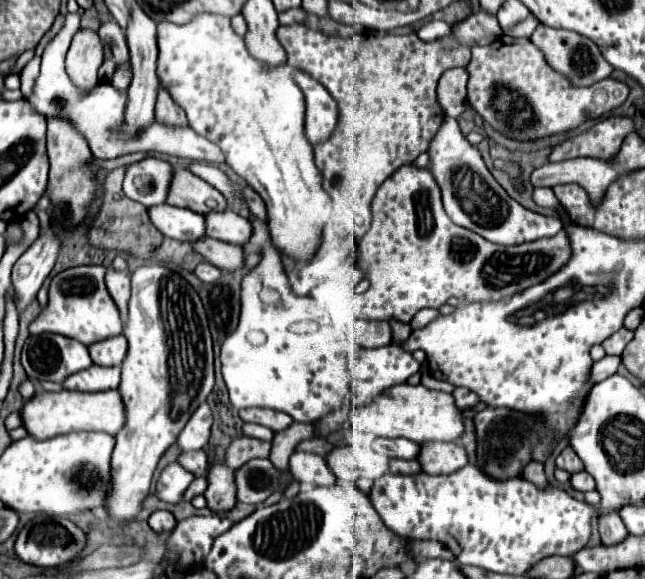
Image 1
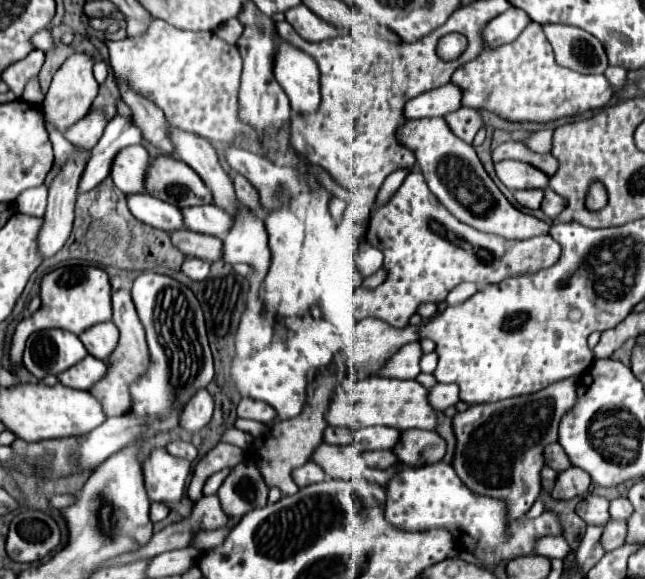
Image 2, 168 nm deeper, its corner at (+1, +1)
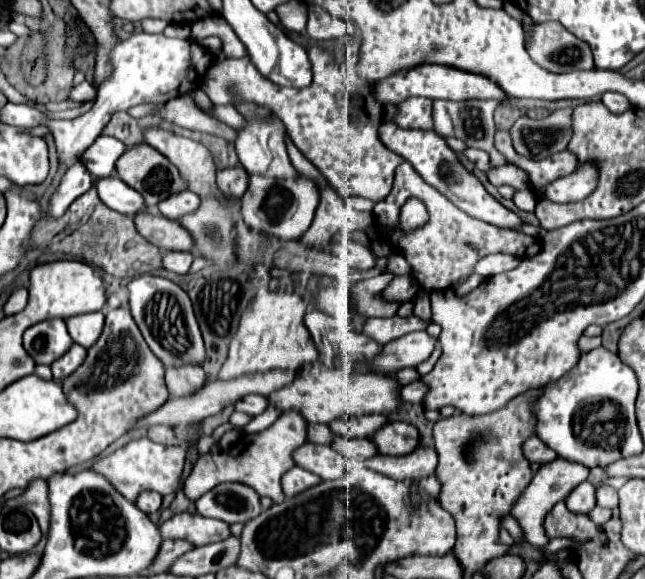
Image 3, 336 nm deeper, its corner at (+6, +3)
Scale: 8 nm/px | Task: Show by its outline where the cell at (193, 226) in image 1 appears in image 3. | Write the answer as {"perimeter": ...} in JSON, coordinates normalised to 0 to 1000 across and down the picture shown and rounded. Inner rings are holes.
{"perimeter":[[[184,306],[178,309],[150,309],[147,323],[153,330],[153,340],[163,354],[169,354],[175,364],[194,368],[194,371],[216,371],[228,368],[228,354],[219,333],[203,326],[194,313]]]}

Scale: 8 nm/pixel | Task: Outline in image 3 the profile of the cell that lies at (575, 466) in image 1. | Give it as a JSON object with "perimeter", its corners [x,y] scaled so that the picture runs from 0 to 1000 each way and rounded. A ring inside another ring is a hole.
{"perimeter":[[[820,755],[811,765],[811,782],[823,800],[836,800],[836,803],[845,803],[864,793],[864,782],[854,772],[845,772],[845,765],[836,755]]]}

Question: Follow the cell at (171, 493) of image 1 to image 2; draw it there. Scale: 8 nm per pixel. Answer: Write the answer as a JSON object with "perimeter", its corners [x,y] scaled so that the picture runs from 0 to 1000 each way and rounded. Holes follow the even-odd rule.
{"perimeter":[[[254,772],[239,775],[220,800],[223,838],[233,865],[276,869],[288,845],[295,820],[295,796],[264,786]]]}

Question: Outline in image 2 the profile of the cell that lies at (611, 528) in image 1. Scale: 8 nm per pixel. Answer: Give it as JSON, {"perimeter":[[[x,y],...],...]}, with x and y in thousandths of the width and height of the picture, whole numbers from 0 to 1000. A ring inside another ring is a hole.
{"perimeter":[[[912,851],[896,872],[893,872],[893,886],[912,903],[912,907],[940,907],[946,900],[946,886],[943,886],[943,862]]]}

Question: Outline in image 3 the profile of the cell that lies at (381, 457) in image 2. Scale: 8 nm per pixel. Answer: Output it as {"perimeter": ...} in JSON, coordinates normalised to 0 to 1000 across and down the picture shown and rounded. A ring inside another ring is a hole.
{"perimeter":[[[519,755],[519,762],[513,769],[522,779],[529,779],[535,789],[547,786],[547,789],[560,789],[560,793],[575,793],[588,782],[575,758],[529,758],[529,755]]]}

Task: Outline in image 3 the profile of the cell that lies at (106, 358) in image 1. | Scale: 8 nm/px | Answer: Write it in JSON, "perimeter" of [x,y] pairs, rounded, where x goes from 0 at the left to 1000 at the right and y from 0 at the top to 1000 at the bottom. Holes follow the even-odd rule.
{"perimeter":[[[157,537],[150,541],[138,541],[138,544],[116,544],[113,551],[104,551],[104,568],[107,579],[116,592],[122,592],[126,599],[144,599],[144,592],[150,592],[157,572],[160,572],[160,558],[163,558],[163,544]]]}

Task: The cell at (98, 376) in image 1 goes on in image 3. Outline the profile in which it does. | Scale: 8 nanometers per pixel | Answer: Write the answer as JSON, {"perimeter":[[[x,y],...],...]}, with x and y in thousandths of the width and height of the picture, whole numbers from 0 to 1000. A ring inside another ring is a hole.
{"perimeter":[[[113,596],[95,620],[88,620],[88,627],[79,630],[82,655],[98,658],[101,651],[107,651],[113,641],[119,641],[119,634],[126,634],[132,617],[135,617],[135,603],[126,596]]]}

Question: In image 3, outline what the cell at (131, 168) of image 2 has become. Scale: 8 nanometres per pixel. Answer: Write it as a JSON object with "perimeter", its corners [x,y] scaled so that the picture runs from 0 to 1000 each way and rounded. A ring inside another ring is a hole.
{"perimeter":[[[157,233],[157,240],[150,240],[150,247],[144,247],[132,268],[126,268],[126,275],[132,275],[132,285],[150,309],[166,309],[181,302],[178,282],[194,261],[197,254],[184,240]]]}

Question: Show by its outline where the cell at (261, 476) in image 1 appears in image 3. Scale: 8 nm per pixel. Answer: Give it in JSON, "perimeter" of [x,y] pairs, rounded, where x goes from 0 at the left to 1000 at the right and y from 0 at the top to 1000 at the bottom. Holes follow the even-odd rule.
{"perimeter":[[[343,834],[305,862],[305,883],[349,903],[383,903],[405,886],[402,855],[377,834]]]}

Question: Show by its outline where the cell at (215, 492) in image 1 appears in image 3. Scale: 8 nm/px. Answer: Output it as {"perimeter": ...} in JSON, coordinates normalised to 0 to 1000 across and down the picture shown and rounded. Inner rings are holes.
{"perimeter":[[[274,886],[247,907],[253,931],[287,931],[296,941],[321,941],[355,927],[355,907],[309,886]]]}

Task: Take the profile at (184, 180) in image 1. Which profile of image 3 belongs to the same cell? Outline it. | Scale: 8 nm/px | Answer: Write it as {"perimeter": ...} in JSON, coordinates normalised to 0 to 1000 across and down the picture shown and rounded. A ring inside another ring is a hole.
{"perimeter":[[[225,247],[194,261],[188,278],[181,278],[181,299],[200,323],[206,323],[209,330],[216,330],[222,337],[225,351],[231,351],[234,361],[240,361],[240,354],[247,347],[253,347],[265,337],[274,337],[281,330],[290,330],[290,313],[284,309],[281,295],[256,268],[250,268],[247,261],[240,261],[237,254],[231,254]]]}

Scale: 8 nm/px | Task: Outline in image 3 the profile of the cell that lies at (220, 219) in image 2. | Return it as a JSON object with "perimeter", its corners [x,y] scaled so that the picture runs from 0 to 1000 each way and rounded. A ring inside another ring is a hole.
{"perimeter":[[[284,330],[281,337],[268,337],[256,347],[250,347],[243,354],[247,368],[259,378],[268,378],[268,382],[278,382],[284,371],[293,371],[293,368],[302,368],[312,354],[312,344],[299,333],[299,330]]]}

